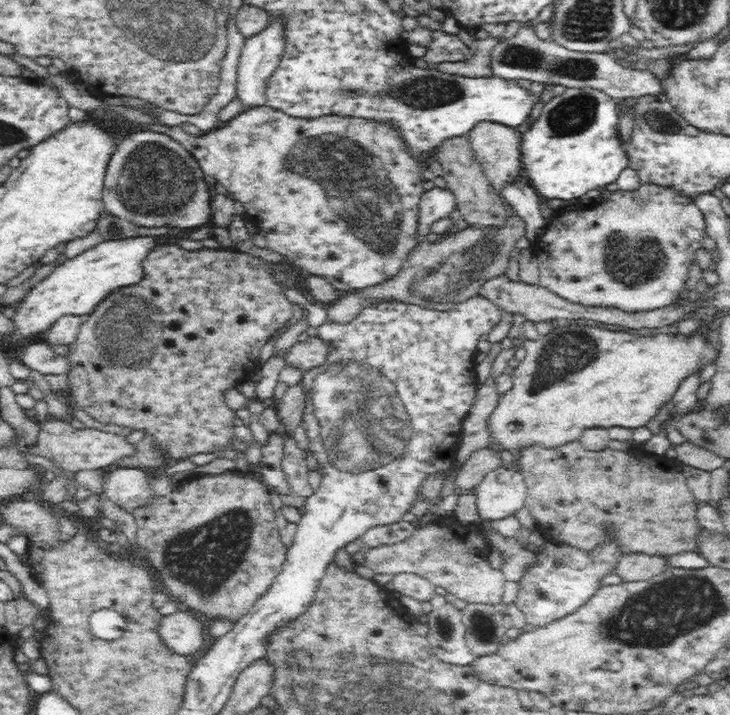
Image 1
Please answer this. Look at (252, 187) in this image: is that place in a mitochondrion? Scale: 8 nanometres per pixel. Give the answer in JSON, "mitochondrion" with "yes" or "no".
{"mitochondrion":"no"}

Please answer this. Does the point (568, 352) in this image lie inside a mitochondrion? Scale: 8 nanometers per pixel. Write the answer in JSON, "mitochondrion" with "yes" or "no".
{"mitochondrion":"yes"}

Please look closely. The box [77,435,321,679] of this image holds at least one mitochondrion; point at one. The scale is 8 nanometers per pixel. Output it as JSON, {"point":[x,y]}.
{"point":[225,538]}

